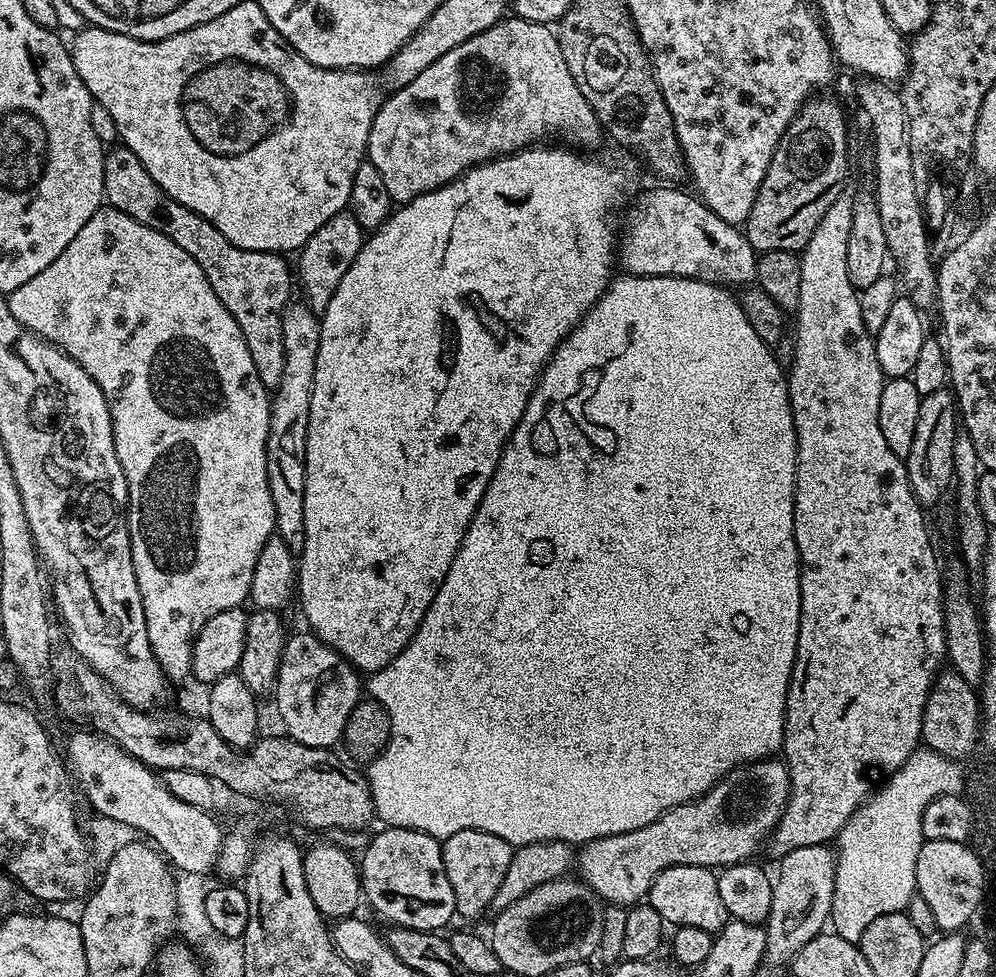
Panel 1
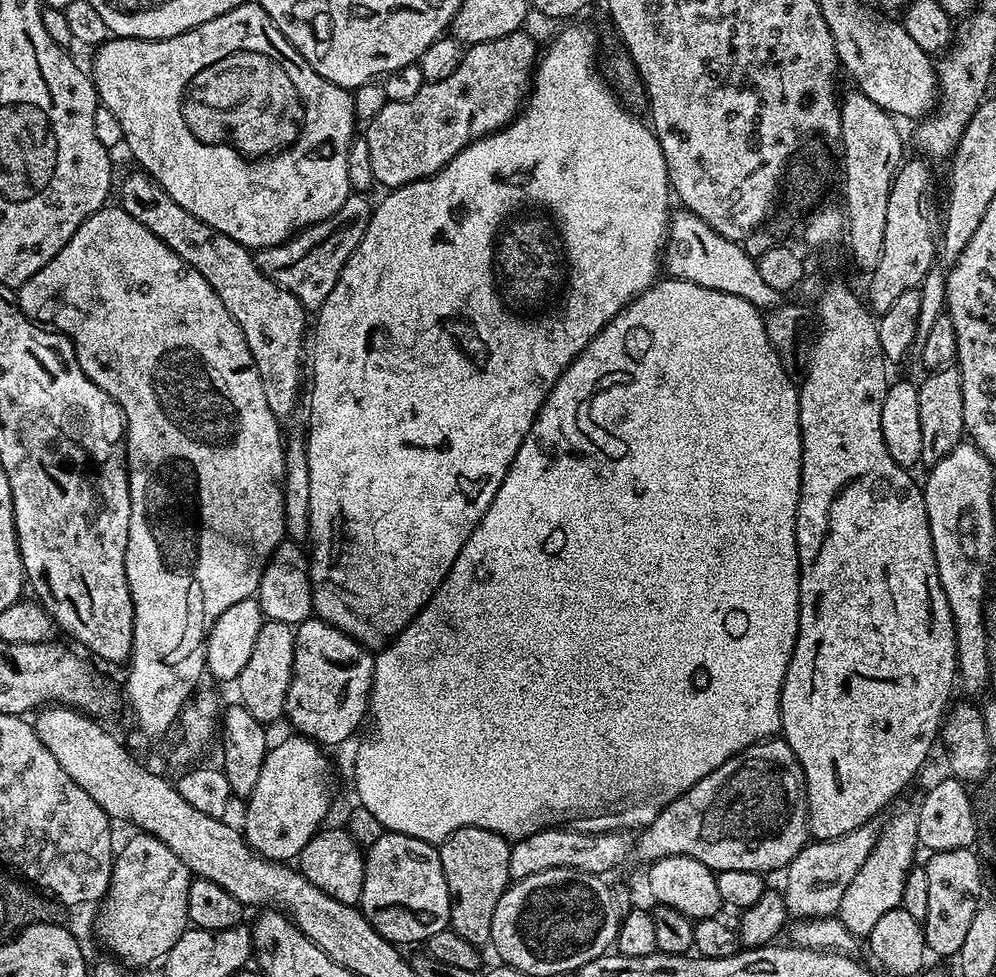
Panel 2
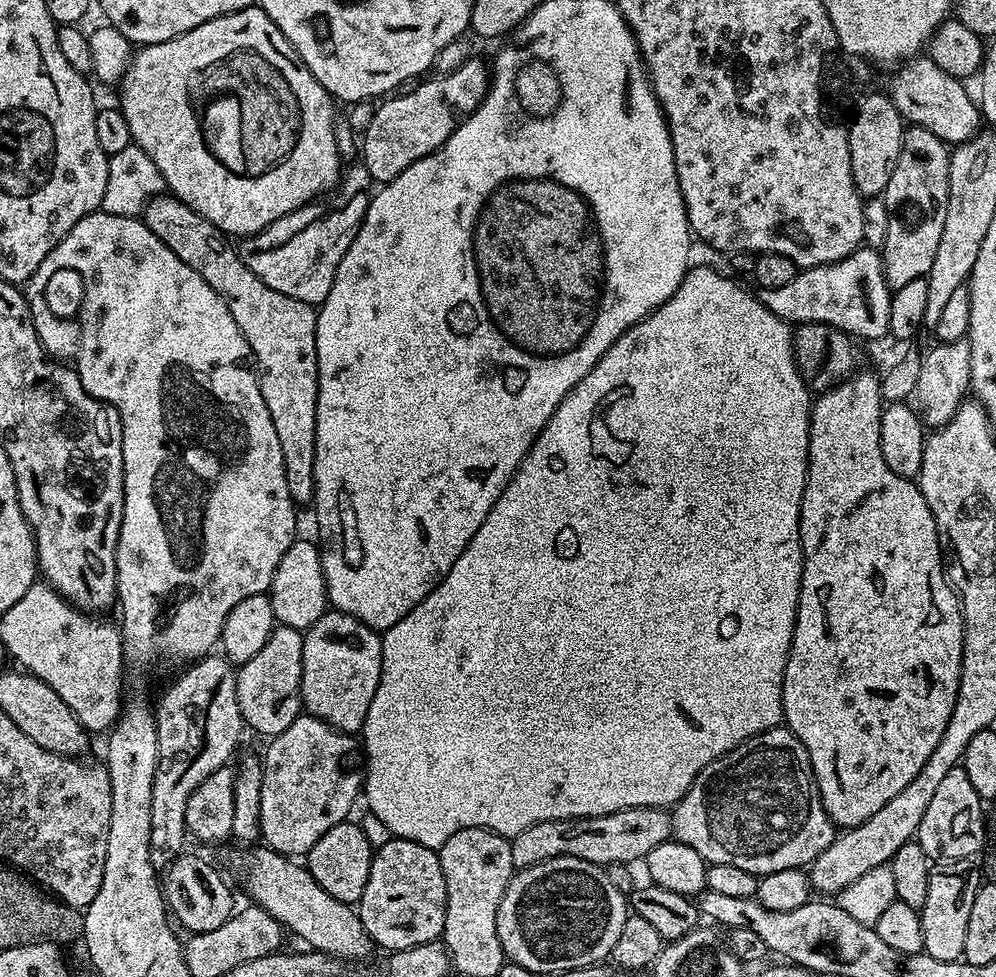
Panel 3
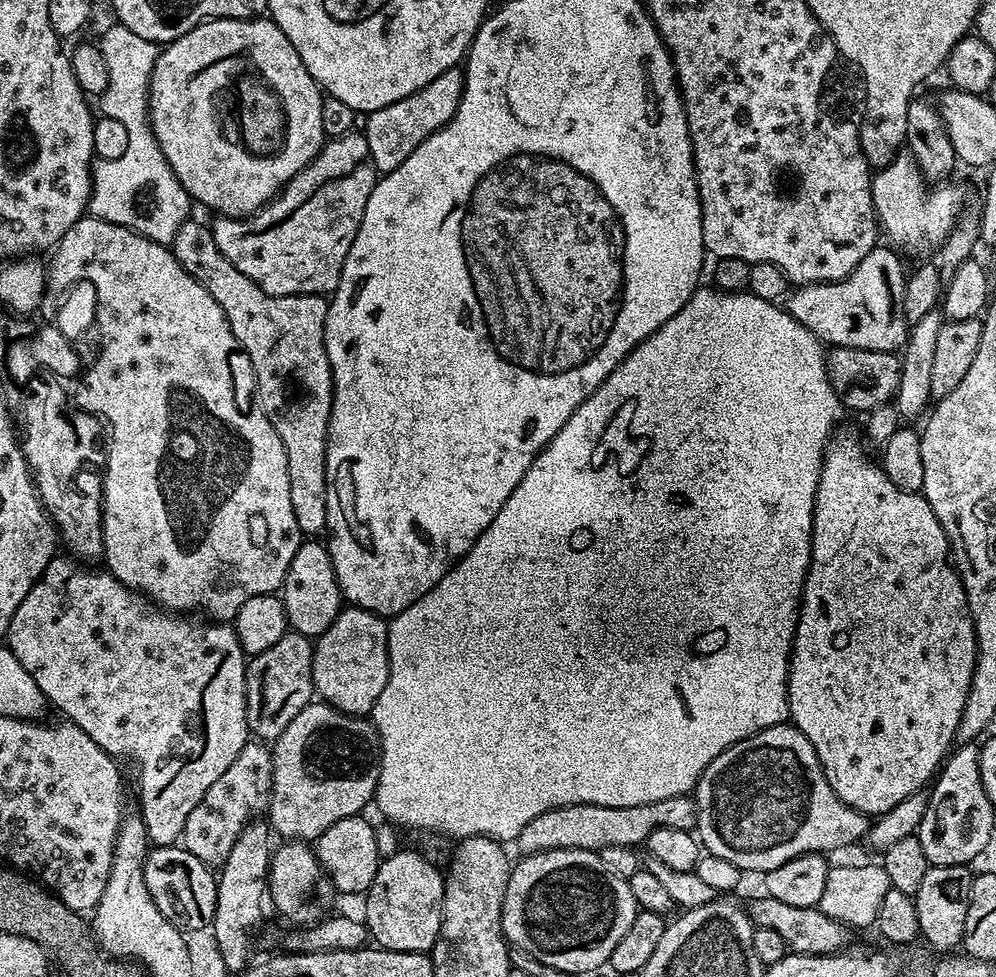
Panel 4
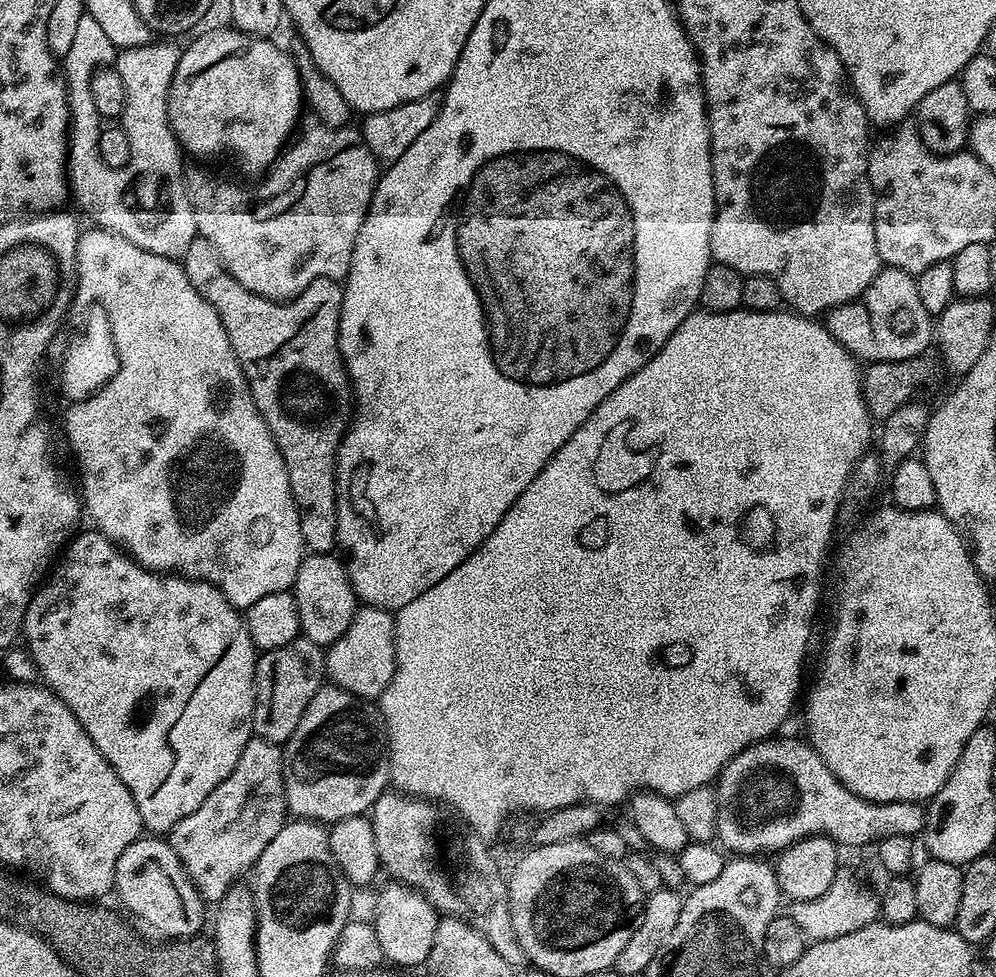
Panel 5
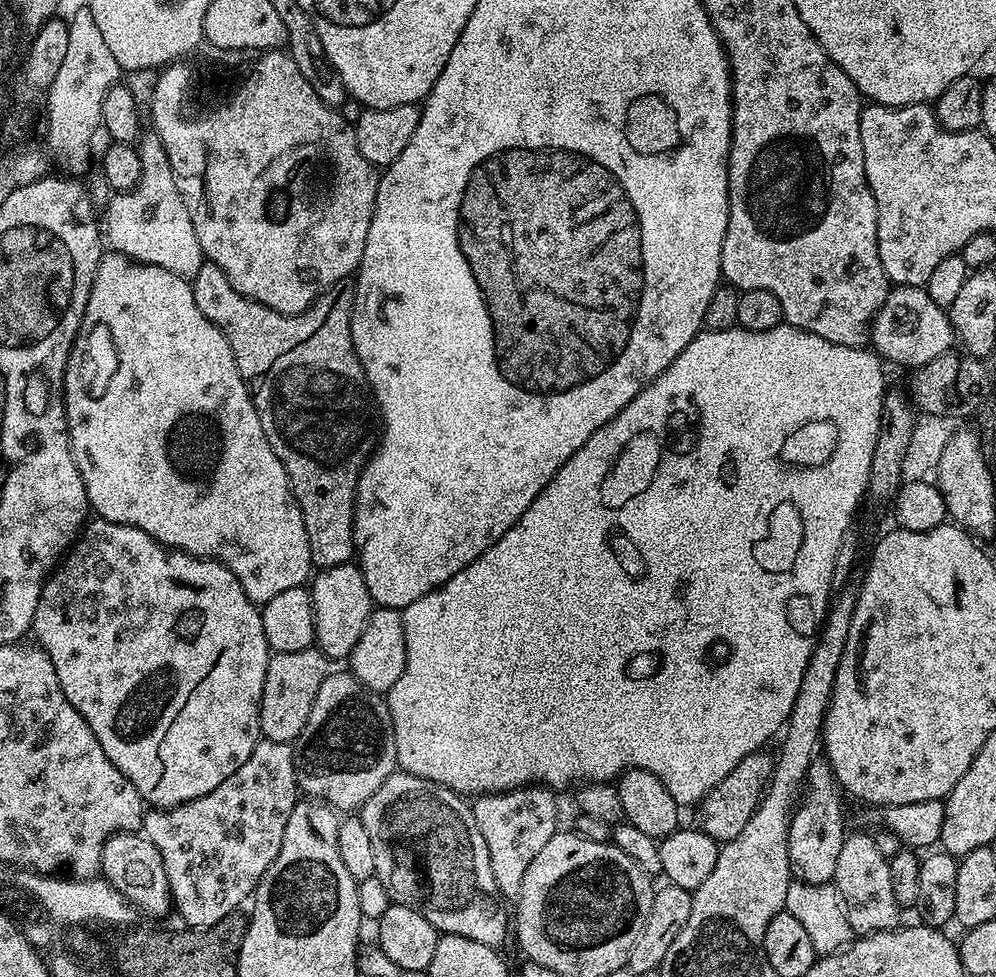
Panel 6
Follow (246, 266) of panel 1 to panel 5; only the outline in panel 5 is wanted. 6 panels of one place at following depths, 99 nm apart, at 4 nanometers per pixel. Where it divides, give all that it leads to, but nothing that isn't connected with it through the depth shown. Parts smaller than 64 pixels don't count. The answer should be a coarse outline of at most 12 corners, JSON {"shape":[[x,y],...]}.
{"shape":[[197,234],[183,258],[286,462],[305,549],[336,542],[354,412],[344,289],[267,300]]}

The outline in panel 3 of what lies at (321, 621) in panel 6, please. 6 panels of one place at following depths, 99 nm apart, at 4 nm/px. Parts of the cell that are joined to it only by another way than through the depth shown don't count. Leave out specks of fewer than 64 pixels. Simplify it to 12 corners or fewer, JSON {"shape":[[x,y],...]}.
{"shape":[[320,549],[282,554],[267,593],[277,625],[306,630],[329,611]]}

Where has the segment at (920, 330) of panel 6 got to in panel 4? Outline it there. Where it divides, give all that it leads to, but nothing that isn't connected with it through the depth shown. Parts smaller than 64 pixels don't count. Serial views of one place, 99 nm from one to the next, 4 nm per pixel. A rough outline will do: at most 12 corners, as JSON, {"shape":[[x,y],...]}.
{"shape":[[877,246],[786,311],[837,348],[903,349],[906,267]]}

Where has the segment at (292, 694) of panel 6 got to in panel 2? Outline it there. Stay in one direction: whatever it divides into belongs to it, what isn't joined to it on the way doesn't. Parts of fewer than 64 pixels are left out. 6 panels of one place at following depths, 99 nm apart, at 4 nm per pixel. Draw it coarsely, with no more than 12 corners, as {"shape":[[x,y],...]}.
{"shape":[[265,620],[239,703],[260,724],[284,716],[295,627]]}

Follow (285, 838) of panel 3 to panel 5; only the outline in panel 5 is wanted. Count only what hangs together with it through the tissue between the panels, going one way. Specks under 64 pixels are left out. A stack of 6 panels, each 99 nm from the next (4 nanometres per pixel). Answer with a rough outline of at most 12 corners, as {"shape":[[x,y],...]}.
{"shape":[[331,682],[283,745],[293,817],[365,815],[390,784],[373,701]]}

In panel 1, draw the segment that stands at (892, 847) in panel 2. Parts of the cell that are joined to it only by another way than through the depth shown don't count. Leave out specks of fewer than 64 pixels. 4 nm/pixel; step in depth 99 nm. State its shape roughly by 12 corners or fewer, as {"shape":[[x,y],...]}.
{"shape":[[917,747],[834,841],[830,928],[917,895],[922,814],[966,772]]}

